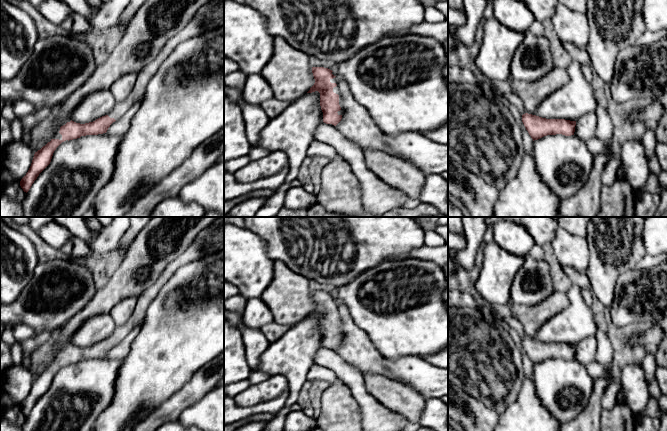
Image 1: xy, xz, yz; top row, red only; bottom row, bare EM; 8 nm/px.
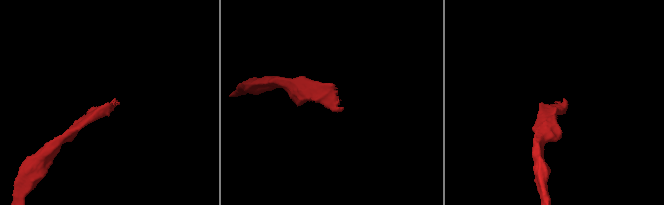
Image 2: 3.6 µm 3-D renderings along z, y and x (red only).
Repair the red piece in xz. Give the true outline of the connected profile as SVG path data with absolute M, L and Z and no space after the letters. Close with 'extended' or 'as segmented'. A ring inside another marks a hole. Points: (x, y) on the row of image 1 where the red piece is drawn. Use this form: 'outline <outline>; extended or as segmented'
outline M312 67L315 79L314 85L307 93L320 93L320 106L323 112L323 122L336 126L342 119L341 95L338 87L339 79L334 72L324 67Z; extended

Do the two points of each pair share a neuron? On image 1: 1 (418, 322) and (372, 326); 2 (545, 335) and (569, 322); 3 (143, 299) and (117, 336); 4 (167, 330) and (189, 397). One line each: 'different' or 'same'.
1: same
2: same
3: same
4: different

